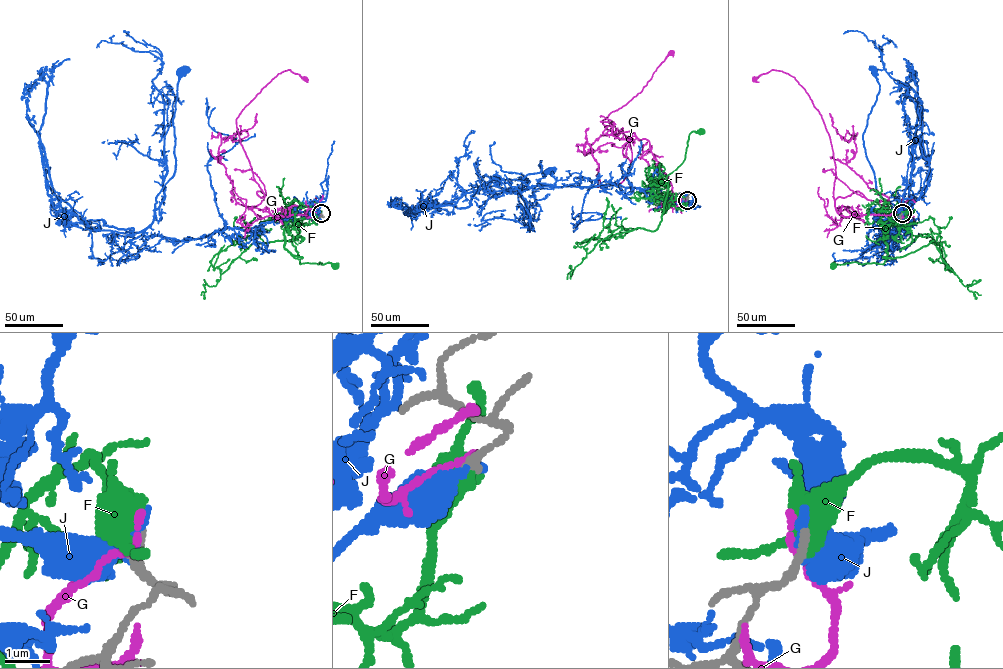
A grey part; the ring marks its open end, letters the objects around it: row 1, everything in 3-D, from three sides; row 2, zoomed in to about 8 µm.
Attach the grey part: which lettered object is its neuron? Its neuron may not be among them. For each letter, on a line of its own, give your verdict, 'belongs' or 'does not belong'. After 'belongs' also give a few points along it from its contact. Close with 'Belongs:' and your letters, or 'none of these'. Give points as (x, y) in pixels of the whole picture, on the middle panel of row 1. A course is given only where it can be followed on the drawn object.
F: does not belong
G: does not belong
J: does not belong
Belongs: none of these

